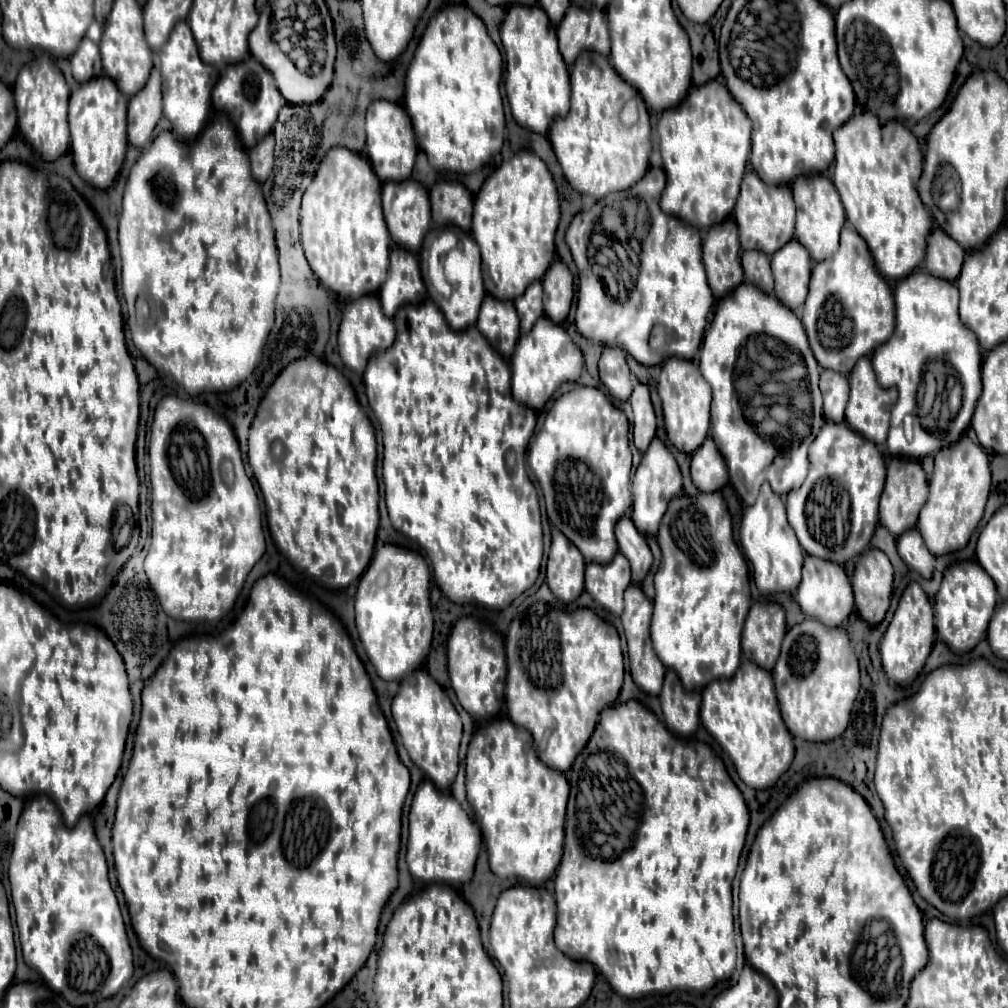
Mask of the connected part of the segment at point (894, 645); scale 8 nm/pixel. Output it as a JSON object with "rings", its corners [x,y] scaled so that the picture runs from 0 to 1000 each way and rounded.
{"rings":[[[903,578],[891,598],[891,604],[873,636],[873,652],[879,670],[891,680],[903,680],[915,666],[927,640],[927,604],[911,578]]]}

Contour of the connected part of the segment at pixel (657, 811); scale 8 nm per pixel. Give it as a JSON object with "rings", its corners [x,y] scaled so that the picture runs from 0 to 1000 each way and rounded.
{"rings":[[[625,693],[621,697],[607,699],[595,707],[595,715],[583,735],[583,741],[579,741],[571,751],[569,759],[563,765],[563,773],[565,773],[567,785],[565,785],[563,809],[562,809],[562,838],[560,838],[558,854],[550,868],[552,896],[554,896],[554,918],[550,926],[552,938],[567,951],[579,951],[589,955],[592,964],[601,967],[607,981],[613,987],[625,989],[625,991],[633,991],[643,985],[665,985],[669,981],[683,981],[683,983],[688,981],[692,985],[698,985],[710,973],[724,971],[730,959],[730,936],[728,936],[728,918],[726,918],[726,874],[728,874],[734,846],[740,834],[744,809],[736,787],[720,767],[718,755],[712,753],[708,745],[694,735],[683,737],[679,733],[673,733],[659,721],[659,717],[645,703],[635,699],[631,693]]]}

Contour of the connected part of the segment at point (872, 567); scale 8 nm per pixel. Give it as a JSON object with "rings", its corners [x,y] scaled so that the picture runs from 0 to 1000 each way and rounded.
{"rings":[[[873,545],[857,547],[847,563],[845,584],[851,610],[869,620],[877,614],[885,590],[885,561]]]}

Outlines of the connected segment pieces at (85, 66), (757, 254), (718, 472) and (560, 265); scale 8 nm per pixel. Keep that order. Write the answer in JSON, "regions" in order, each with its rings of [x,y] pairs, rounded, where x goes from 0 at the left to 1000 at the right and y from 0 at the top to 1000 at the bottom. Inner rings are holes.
{"regions":[[[[83,37],[77,45],[77,49],[71,53],[69,57],[69,63],[71,63],[71,74],[77,82],[83,82],[95,74],[101,74],[101,63],[99,63],[99,51],[97,51],[97,45]]],[[[738,249],[736,251],[736,265],[738,265],[738,279],[750,281],[760,291],[768,289],[768,277],[764,267],[764,255],[758,249]]],[[[700,434],[698,439],[687,449],[687,477],[694,487],[712,487],[722,479],[722,465],[718,453],[708,441],[706,434]]],[[[552,255],[548,259],[548,263],[538,275],[538,285],[540,285],[540,311],[548,318],[558,320],[563,314],[569,295],[569,277],[558,257]]]]}

